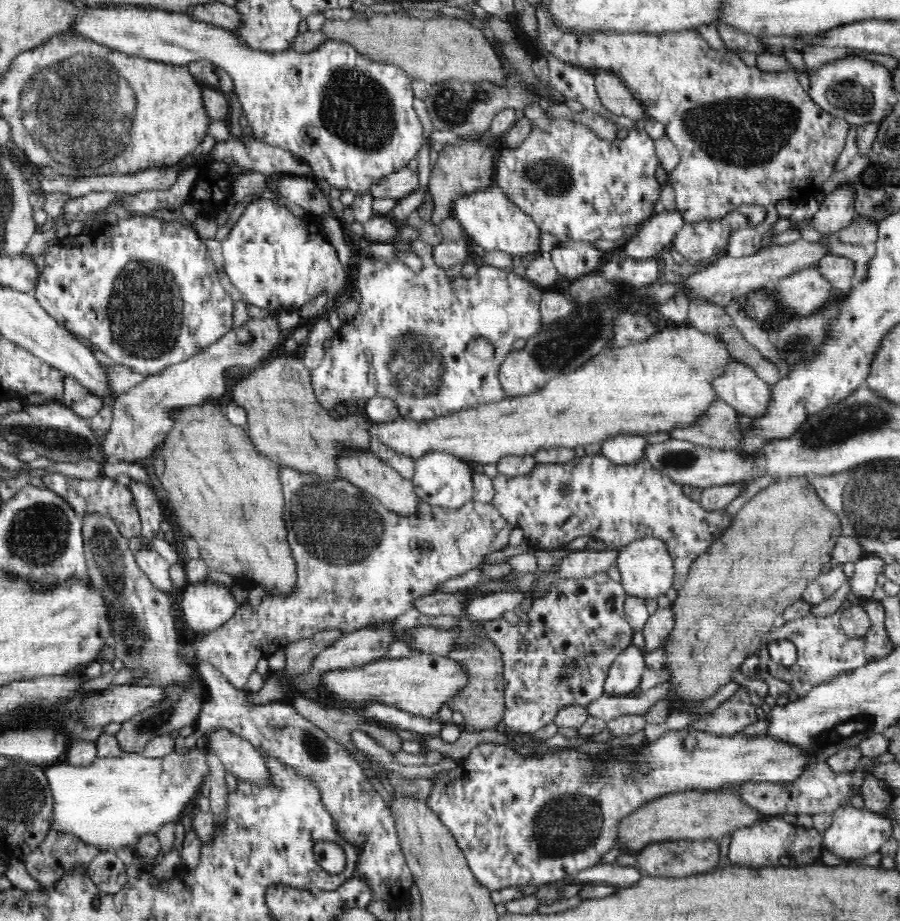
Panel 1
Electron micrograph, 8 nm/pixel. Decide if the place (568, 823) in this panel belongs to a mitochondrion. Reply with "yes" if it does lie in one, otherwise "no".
yes

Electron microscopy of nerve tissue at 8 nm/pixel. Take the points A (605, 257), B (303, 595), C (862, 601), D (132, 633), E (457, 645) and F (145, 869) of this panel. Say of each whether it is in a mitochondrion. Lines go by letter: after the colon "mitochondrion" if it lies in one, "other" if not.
A: other
B: other
C: other
D: mitochondrion
E: other
F: other

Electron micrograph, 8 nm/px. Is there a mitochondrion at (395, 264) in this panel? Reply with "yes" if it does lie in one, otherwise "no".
no

